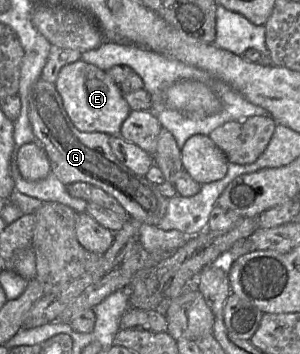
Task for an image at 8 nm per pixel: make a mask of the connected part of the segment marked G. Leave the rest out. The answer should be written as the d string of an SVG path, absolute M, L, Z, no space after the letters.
M42 77L30 88L28 117L35 136L47 154L53 173L65 185L86 182L113 196L126 210L128 217L142 224L157 226L166 214L169 199L163 196L145 176L126 167L110 147L111 135L103 132L84 132L70 119L54 83Z

